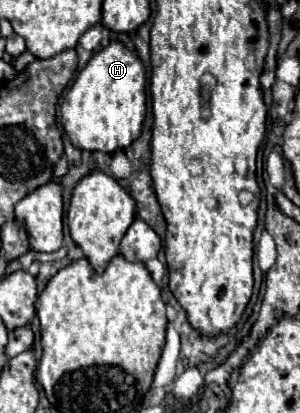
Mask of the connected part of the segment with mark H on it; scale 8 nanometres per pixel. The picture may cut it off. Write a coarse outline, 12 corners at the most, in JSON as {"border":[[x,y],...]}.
{"border":[[120,41],[94,53],[66,93],[78,149],[140,137],[146,71]]}

